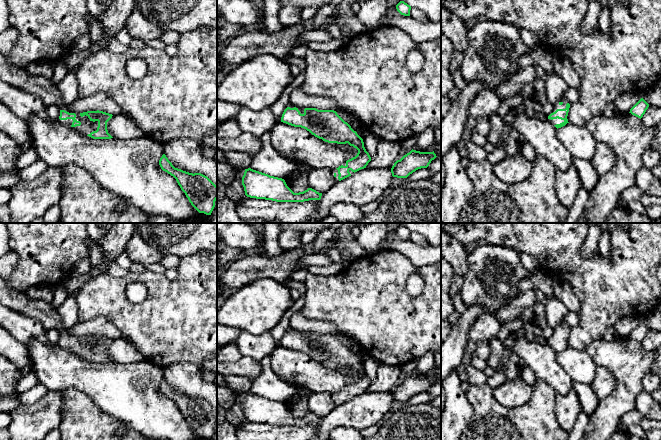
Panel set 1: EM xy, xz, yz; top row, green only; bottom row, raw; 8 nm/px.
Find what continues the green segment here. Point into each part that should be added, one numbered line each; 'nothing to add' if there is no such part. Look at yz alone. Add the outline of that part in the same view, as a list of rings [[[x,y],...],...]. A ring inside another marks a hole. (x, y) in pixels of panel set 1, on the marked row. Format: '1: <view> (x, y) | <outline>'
nothing to add

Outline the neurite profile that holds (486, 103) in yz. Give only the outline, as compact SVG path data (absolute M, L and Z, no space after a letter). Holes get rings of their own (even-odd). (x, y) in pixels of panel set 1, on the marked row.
M486 87L477 94L469 107L469 117L475 119L489 119L498 112L500 104L501 100L496 93Z

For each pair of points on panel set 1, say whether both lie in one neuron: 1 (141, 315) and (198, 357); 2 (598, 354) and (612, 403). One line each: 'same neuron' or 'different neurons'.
1: same neuron
2: same neuron

